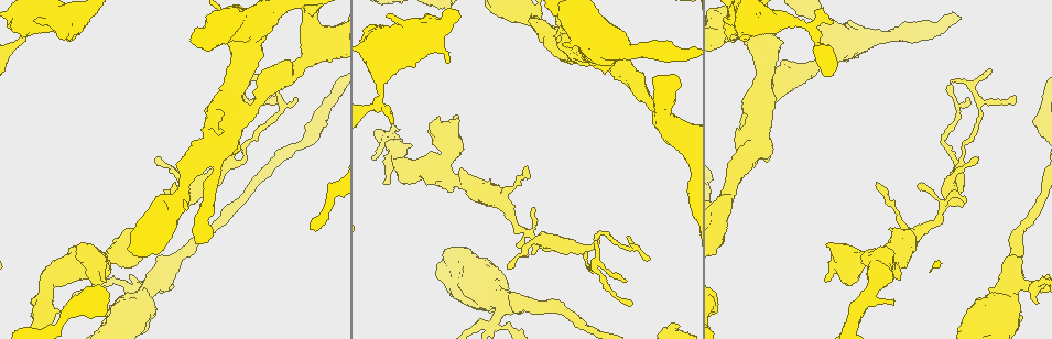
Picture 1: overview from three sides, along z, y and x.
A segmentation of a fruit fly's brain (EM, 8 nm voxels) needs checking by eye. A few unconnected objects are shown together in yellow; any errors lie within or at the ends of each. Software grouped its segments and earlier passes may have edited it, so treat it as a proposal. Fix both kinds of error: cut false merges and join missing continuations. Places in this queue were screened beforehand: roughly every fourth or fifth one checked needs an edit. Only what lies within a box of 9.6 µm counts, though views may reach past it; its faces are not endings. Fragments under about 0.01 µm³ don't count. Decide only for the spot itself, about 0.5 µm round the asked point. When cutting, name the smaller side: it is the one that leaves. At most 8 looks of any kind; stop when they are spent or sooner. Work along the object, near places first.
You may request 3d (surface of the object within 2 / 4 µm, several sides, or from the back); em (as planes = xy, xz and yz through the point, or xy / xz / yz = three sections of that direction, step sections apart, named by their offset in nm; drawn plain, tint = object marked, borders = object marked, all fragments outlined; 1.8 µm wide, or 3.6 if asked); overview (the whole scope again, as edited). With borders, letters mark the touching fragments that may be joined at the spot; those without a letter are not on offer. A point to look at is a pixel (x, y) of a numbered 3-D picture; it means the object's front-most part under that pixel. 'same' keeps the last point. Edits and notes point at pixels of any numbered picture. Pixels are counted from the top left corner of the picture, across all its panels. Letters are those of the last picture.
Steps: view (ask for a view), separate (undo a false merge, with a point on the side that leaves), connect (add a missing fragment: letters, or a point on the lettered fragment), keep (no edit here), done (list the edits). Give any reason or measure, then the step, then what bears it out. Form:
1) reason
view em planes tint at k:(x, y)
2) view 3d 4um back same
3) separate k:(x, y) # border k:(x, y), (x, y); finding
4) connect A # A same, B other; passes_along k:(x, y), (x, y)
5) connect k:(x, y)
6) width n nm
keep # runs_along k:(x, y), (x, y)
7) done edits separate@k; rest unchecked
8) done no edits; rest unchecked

branch stops here
view 3d 2um at 1:(390, 122)

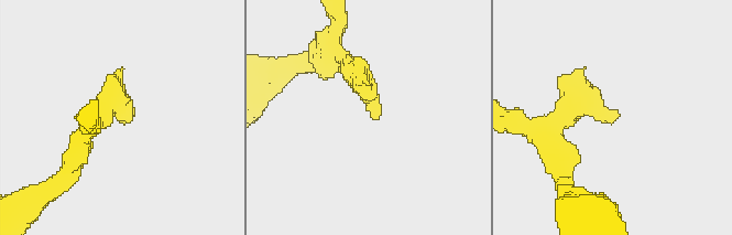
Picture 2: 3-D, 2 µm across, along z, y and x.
view em planes borders at 2:(378, 119)

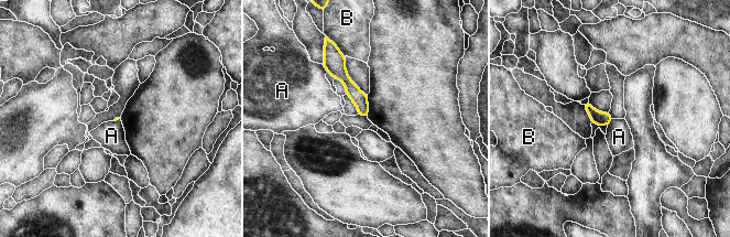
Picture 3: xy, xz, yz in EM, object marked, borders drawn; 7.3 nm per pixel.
longest_contact B 100 nm
keep # A other, B other; border 3:(320, 64), (327, 72); none of them fits

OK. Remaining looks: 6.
free end
view 3d 4um at 1:(35, 19)

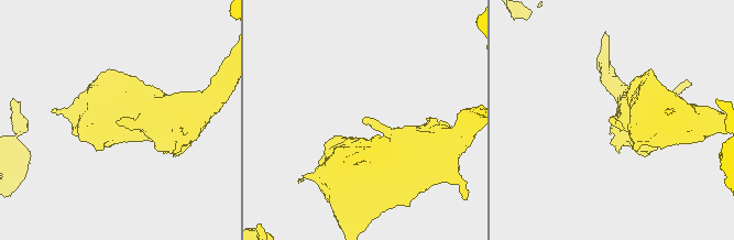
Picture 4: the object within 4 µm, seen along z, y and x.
need the tissue
view em 3.6um xz step 16 tint at 4:(121, 123)

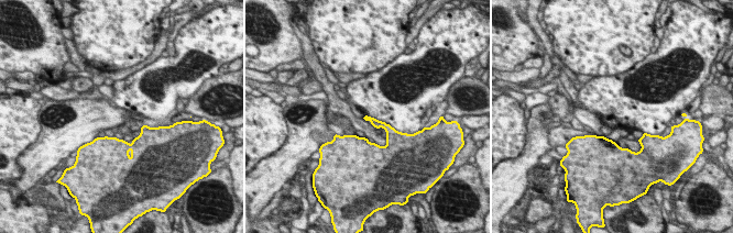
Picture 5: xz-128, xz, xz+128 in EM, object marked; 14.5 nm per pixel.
another direction
view em 3.6um yz step 16 borders same

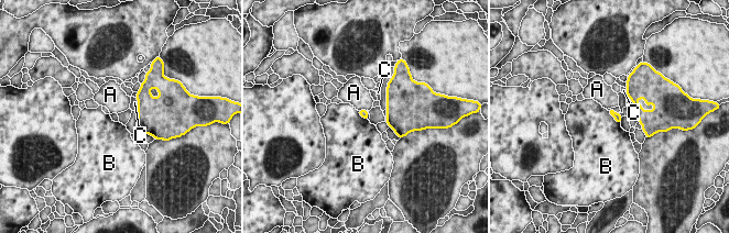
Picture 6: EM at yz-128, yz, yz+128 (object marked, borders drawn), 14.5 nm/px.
longest_contact B 260 nm
keep # A other, B other, C other; no lettered fragment goes on from it

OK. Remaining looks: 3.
branch stops here
view 3d 2um at 1:(1014, 96)

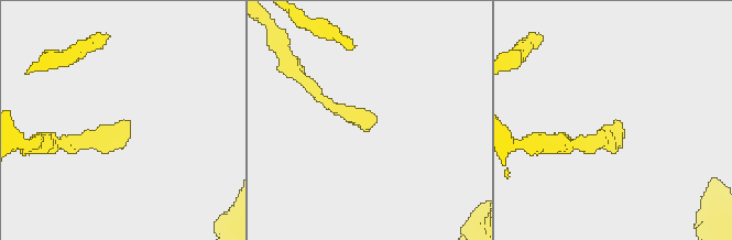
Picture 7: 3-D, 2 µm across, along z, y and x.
need the tissue
view em 3.6um xz step 16 borders at 7:(128, 123)

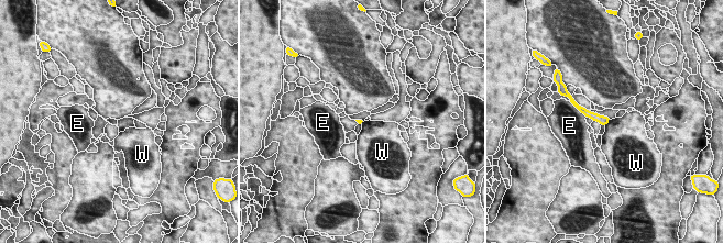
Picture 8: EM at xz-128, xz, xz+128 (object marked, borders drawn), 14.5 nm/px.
longest_contact E 240 nm
keep # E other, W other; no lettered fragment goes on from it

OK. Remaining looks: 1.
done no edits; rest unchecked

